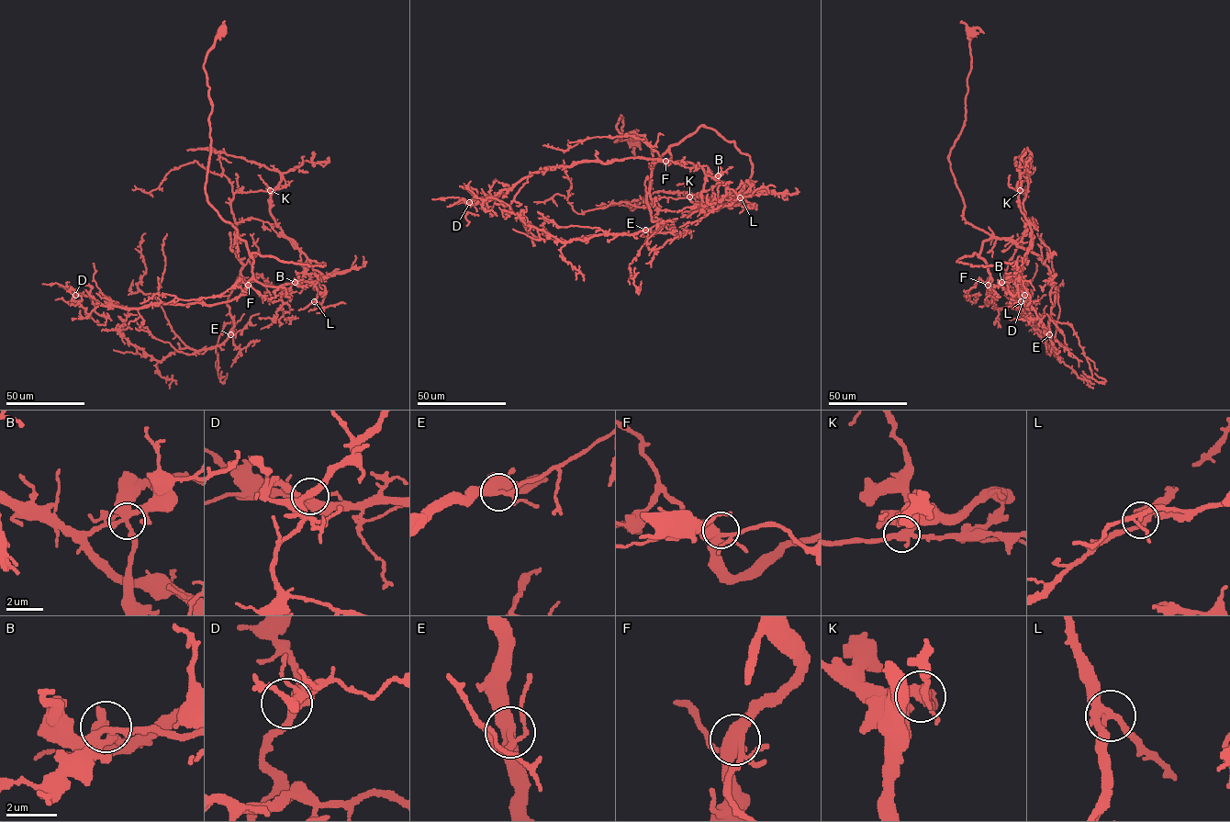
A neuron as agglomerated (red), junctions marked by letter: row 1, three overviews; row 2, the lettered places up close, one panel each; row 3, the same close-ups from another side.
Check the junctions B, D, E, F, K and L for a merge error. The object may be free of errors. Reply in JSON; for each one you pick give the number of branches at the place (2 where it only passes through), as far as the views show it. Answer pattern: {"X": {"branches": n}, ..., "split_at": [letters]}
{"split_at": []}

